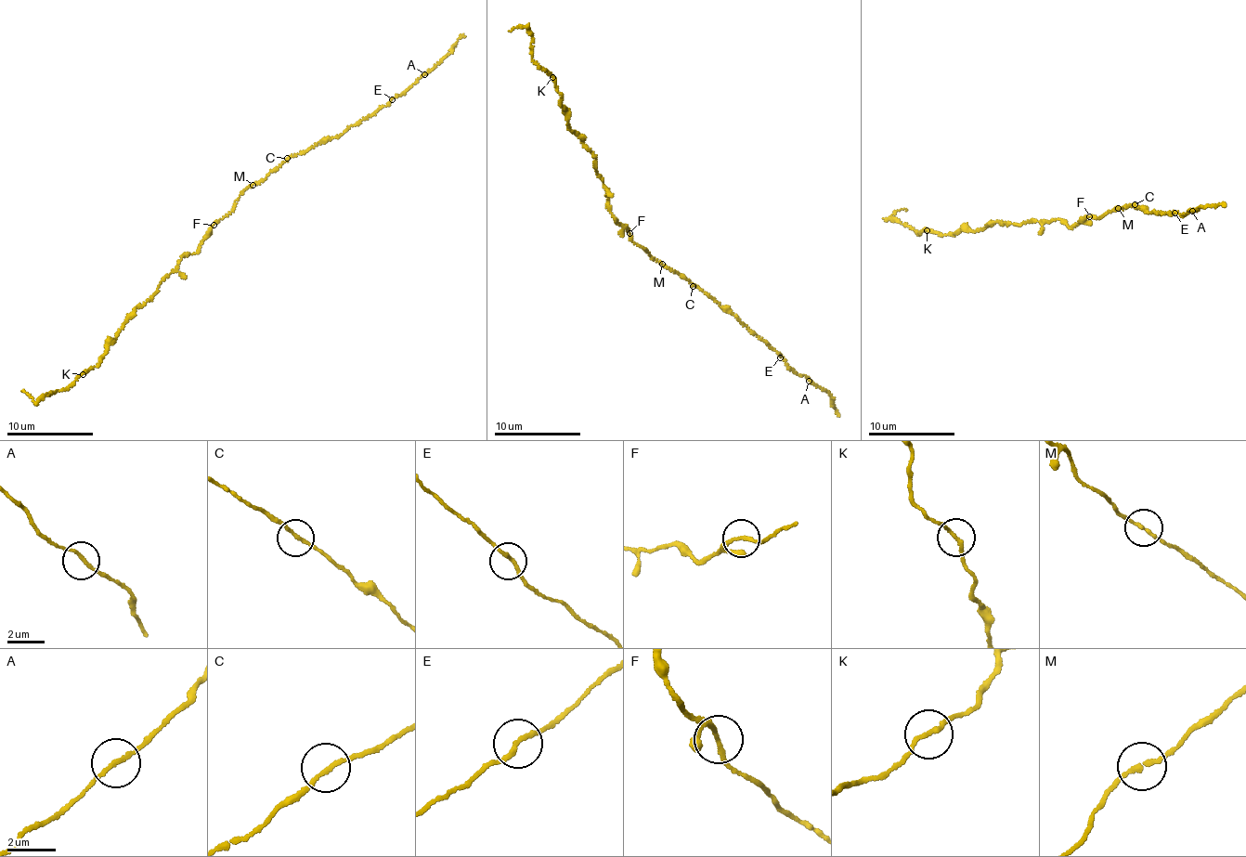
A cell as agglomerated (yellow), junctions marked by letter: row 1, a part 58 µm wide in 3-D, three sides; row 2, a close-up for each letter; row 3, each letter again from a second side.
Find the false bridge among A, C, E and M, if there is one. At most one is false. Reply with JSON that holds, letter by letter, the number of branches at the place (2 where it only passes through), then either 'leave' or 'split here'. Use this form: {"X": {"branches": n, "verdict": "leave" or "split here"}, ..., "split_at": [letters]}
{"A": {"branches": 2, "verdict": "leave"}, "C": {"branches": 2, "verdict": "leave"}, "E": {"branches": 2, "verdict": "leave"}, "M": {"branches": 2, "verdict": "leave"}, "split_at": []}

